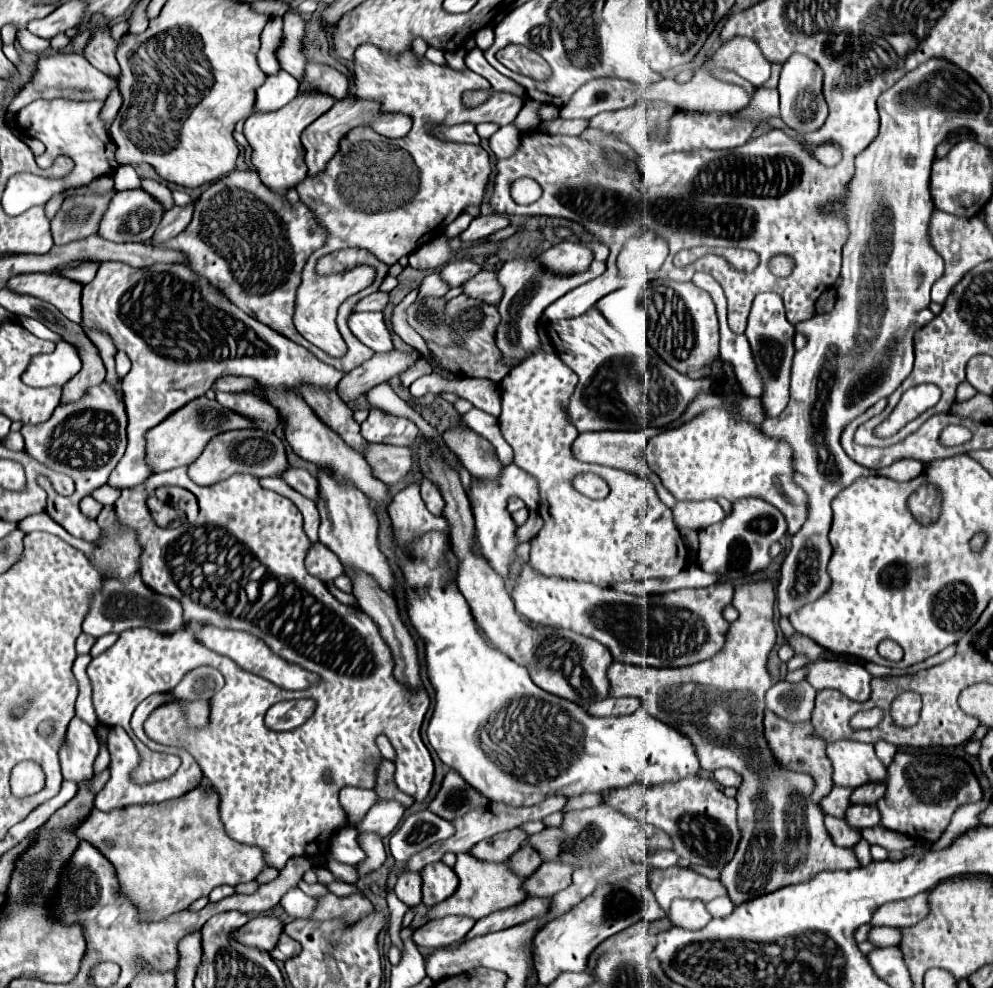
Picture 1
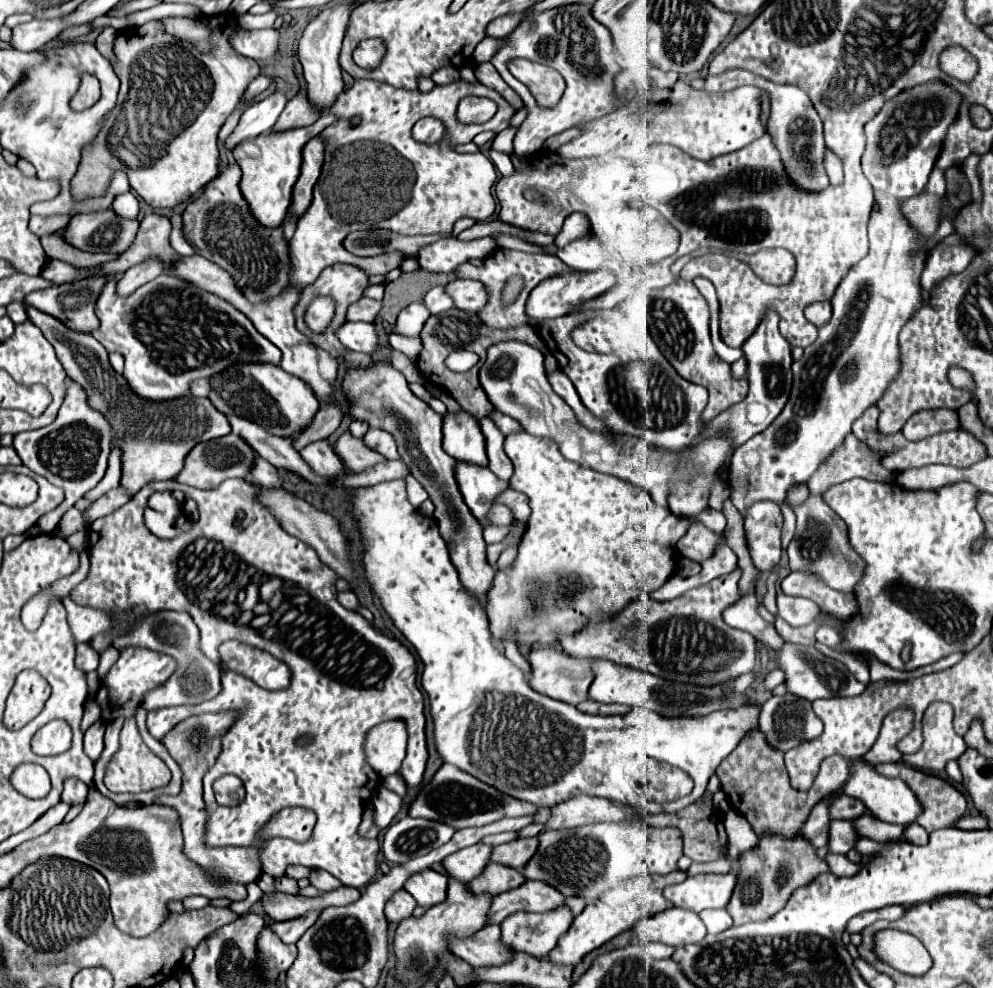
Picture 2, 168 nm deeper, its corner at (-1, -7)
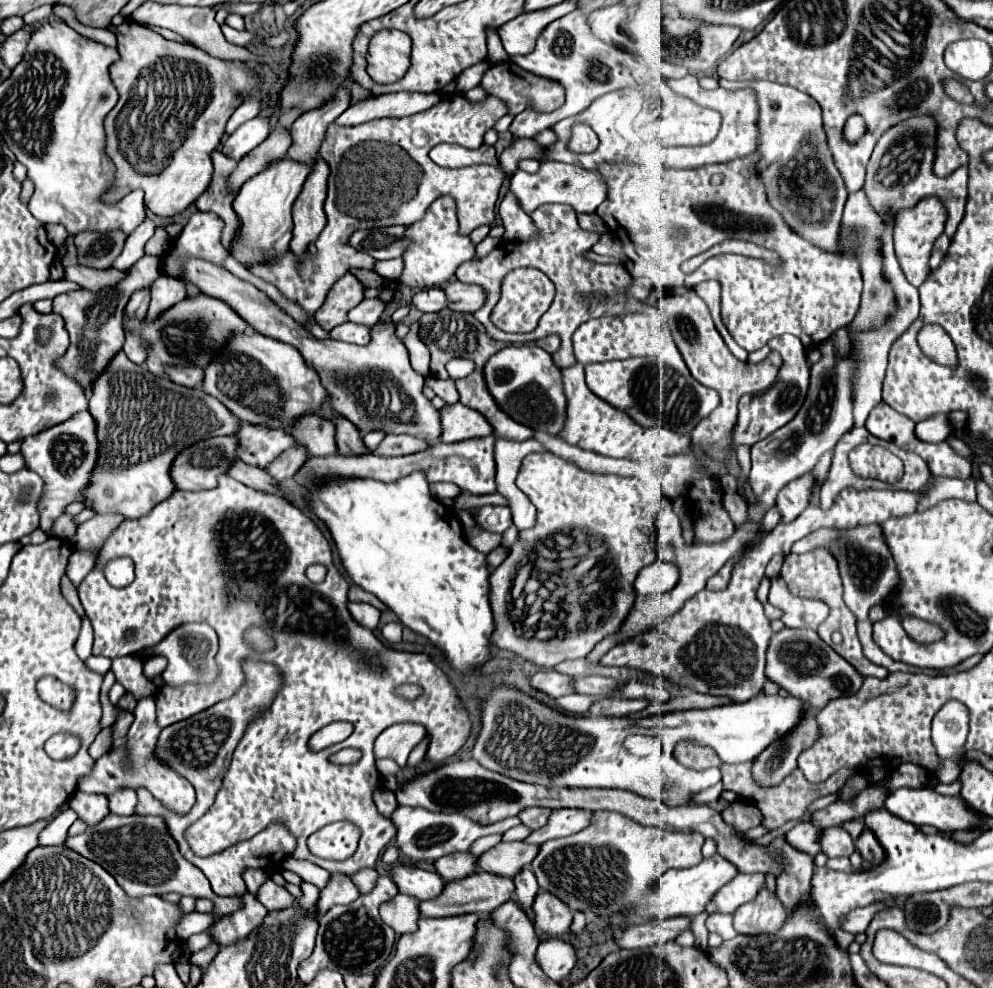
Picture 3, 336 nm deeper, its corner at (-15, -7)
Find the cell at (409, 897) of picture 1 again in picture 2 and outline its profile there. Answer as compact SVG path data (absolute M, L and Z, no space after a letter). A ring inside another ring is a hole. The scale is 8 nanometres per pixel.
M399 890L385 904L385 918L389 920L389 924L401 922L413 914L415 906L417 906L417 902L413 900L413 896L409 896L409 892L405 892L405 890Z

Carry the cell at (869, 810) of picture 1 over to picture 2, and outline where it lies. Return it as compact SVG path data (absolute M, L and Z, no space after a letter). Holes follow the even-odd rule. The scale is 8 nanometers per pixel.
M833 820L829 824L829 852L831 854L847 854L855 842L857 842L857 832L849 820Z

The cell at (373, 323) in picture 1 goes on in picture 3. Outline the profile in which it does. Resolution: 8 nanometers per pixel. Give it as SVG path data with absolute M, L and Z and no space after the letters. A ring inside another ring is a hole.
M347 322L347 324L341 324L339 328L333 328L331 338L341 340L341 342L351 342L351 344L365 346L365 344L371 342L371 326Z

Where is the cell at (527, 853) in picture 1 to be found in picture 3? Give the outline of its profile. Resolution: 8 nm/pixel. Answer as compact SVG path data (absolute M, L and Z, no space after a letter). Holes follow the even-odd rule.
M475 872L463 880L445 884L443 892L431 902L429 900L421 902L419 910L421 910L421 916L427 916L427 918L441 918L441 916L451 916L451 914L455 916L455 914L469 914L469 912L489 916L495 908L499 908L501 904L511 900L513 892L515 892L513 878L491 874L491 872Z

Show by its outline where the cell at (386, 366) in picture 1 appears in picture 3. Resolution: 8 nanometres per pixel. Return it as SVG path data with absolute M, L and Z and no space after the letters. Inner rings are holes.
M295 442L293 448L285 450L277 460L273 460L265 472L269 472L277 482L283 482L287 478L293 478L293 474L297 472L299 466L305 464L305 460L309 458L307 448L301 442Z

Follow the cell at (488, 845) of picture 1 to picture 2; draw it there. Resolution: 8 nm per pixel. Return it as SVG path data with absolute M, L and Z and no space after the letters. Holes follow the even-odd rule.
M473 844L473 848L461 848L461 852L453 852L453 856L447 856L441 862L443 870L449 878L471 882L489 864L491 850L493 848L487 844Z

